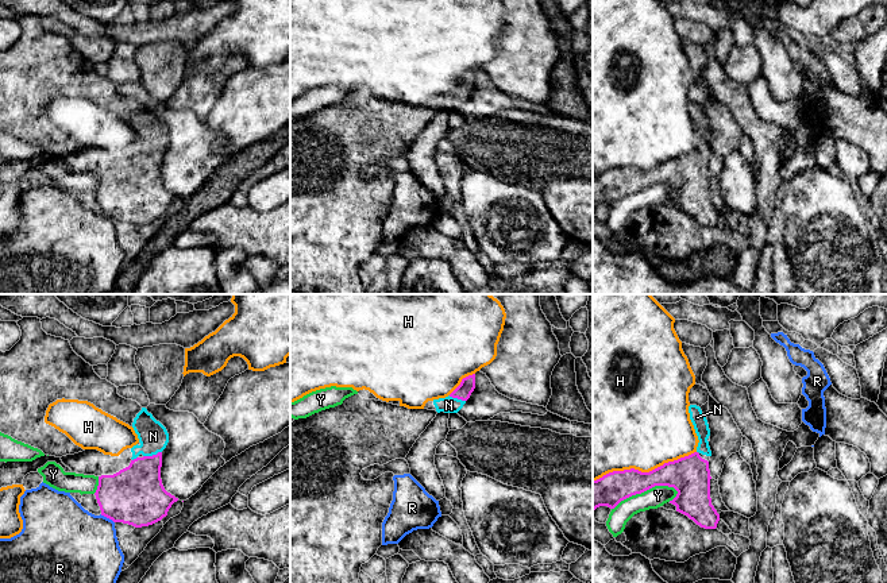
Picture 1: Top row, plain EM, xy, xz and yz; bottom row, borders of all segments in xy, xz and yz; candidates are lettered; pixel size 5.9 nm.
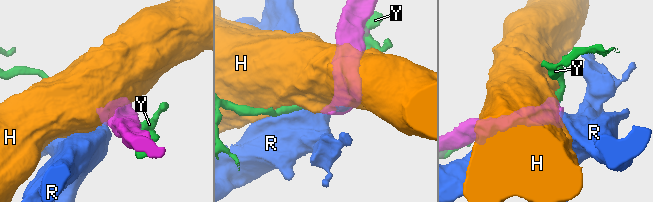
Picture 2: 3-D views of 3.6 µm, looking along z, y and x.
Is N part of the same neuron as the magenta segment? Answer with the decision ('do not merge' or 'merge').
merge

